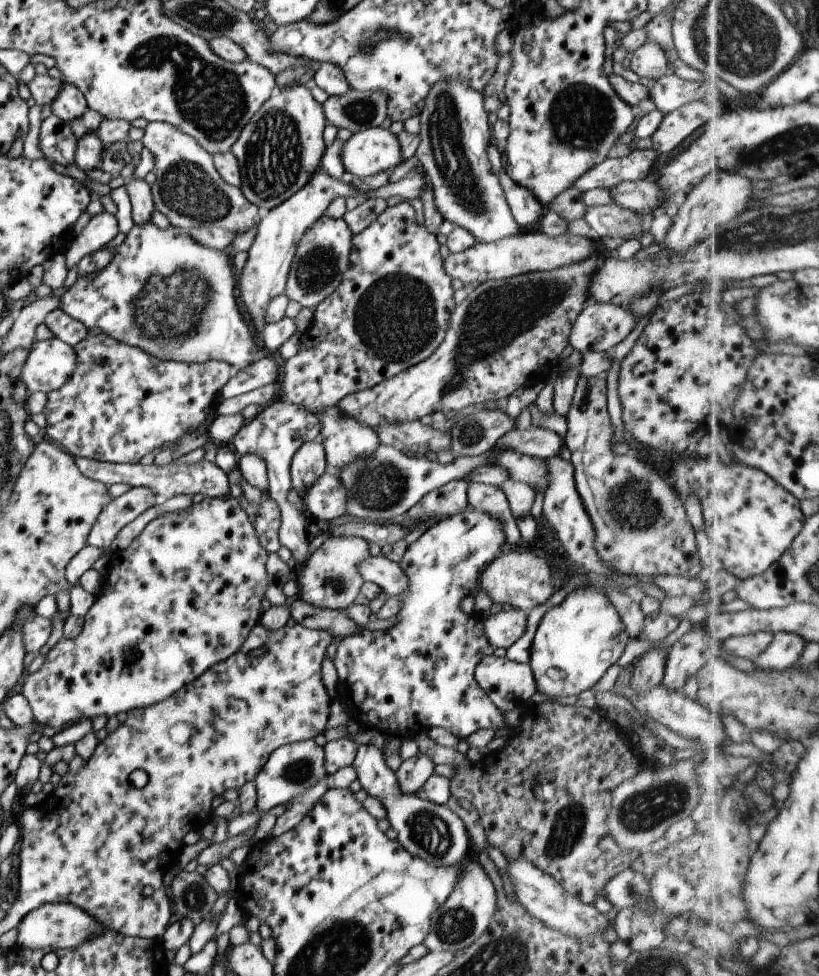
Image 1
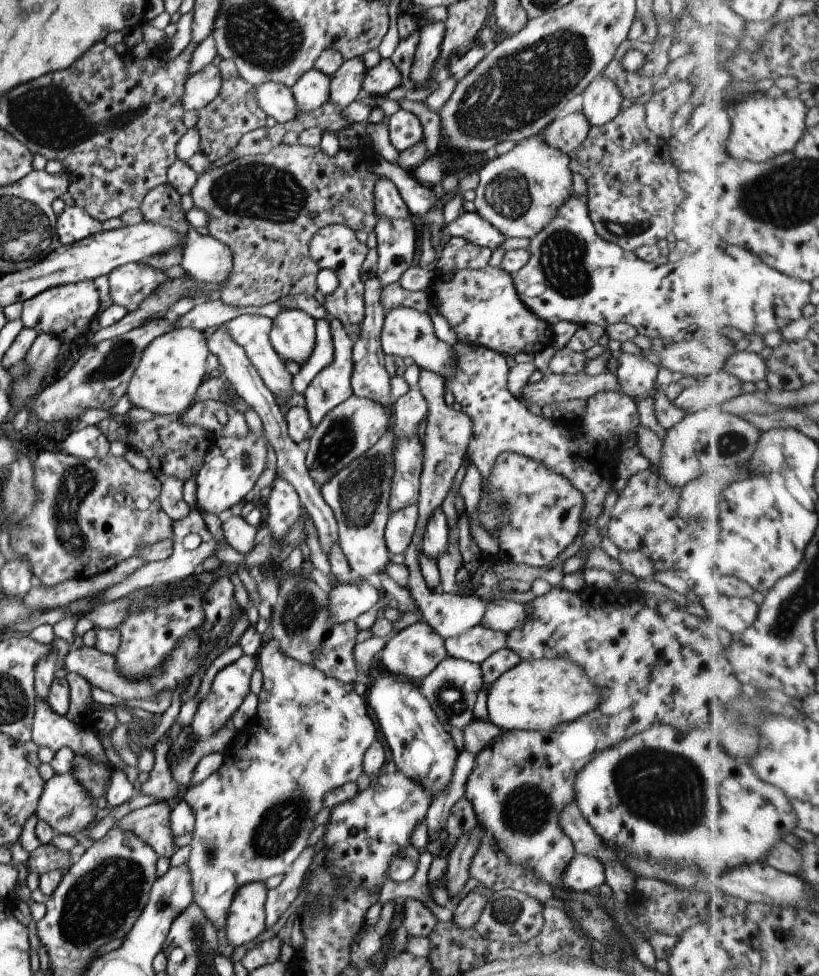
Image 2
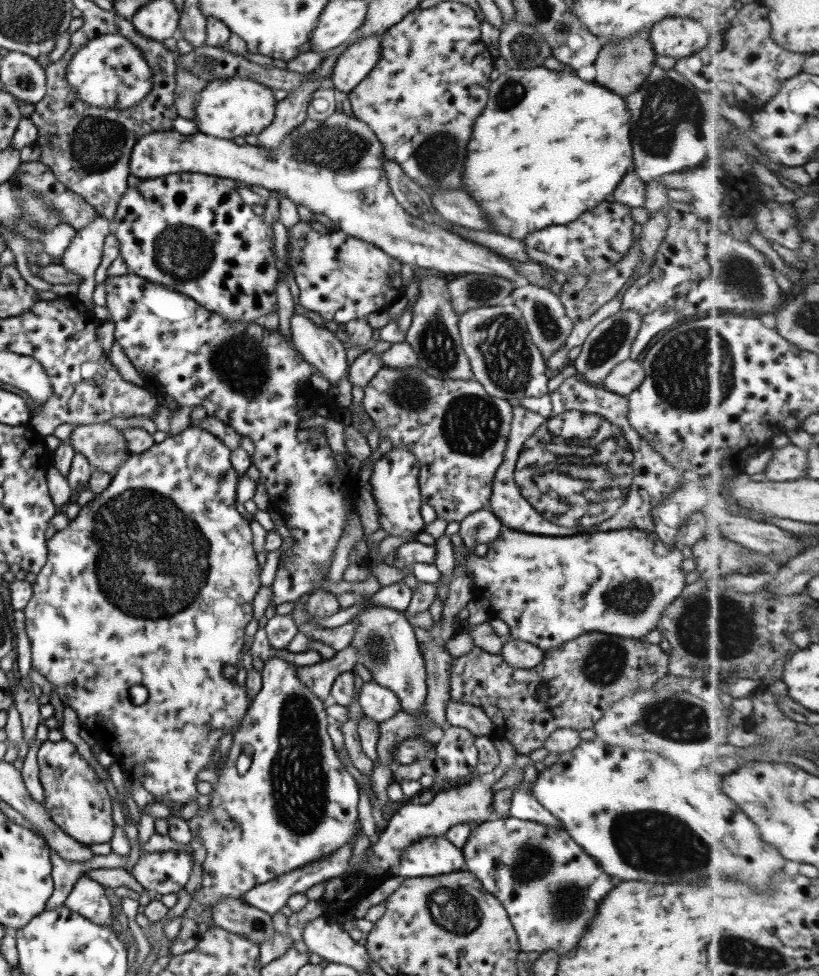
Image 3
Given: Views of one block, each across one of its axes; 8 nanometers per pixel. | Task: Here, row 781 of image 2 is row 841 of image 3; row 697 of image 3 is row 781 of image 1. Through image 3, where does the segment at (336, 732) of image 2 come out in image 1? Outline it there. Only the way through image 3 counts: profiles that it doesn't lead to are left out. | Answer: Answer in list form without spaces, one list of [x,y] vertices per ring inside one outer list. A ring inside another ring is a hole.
[[[314,739],[279,746],[267,758],[266,764],[254,780],[256,806],[260,808],[260,812],[267,813],[268,810],[280,804],[286,804],[294,796],[298,796],[298,794],[306,792],[308,788],[312,788],[320,778],[324,778],[327,774],[324,761],[323,747],[316,744]]]

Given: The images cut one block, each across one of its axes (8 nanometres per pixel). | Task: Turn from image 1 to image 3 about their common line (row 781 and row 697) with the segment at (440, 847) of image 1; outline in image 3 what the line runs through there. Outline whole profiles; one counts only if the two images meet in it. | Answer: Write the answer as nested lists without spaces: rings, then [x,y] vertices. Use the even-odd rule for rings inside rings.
[[[374,681],[366,682],[360,689],[360,708],[368,718],[376,722],[384,722],[392,718],[398,711],[402,711],[399,698],[387,688],[384,688]]]

